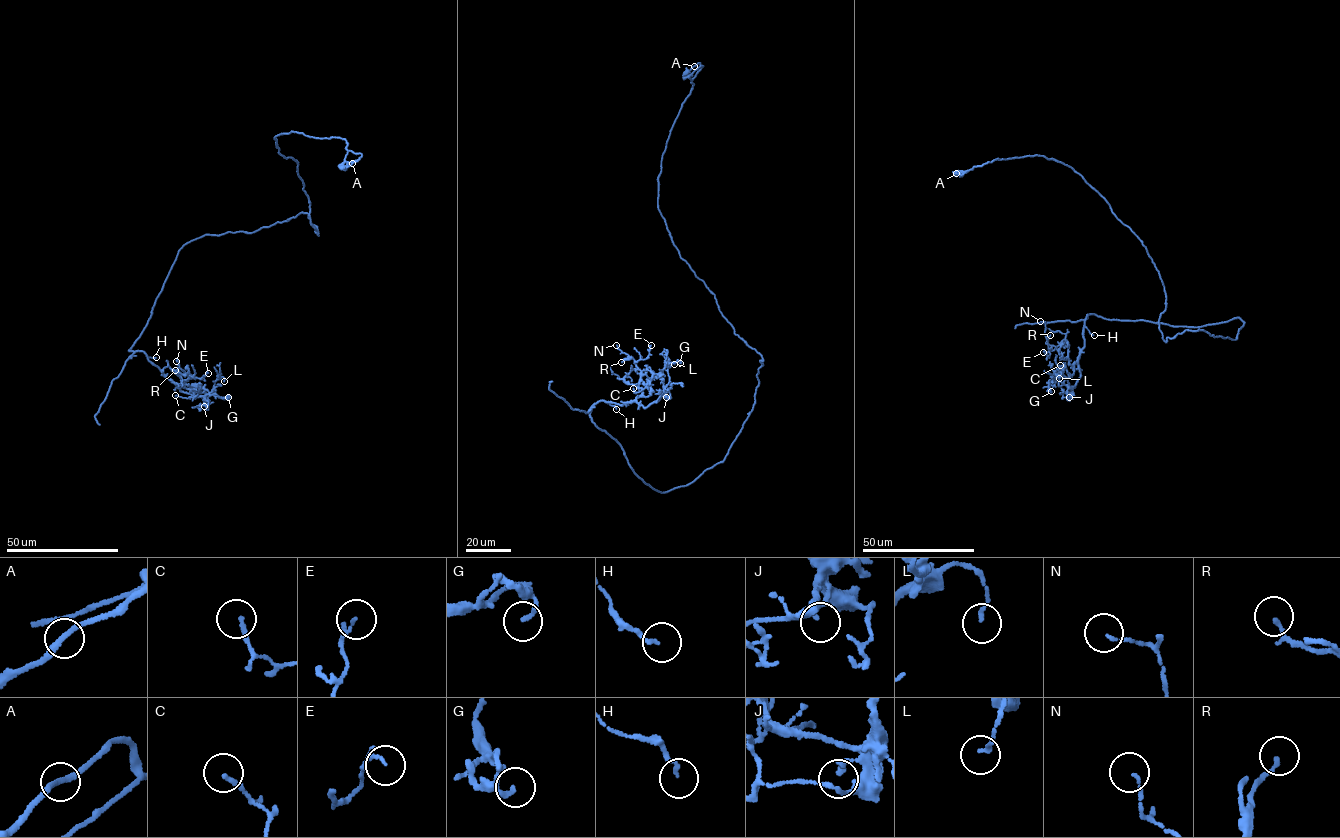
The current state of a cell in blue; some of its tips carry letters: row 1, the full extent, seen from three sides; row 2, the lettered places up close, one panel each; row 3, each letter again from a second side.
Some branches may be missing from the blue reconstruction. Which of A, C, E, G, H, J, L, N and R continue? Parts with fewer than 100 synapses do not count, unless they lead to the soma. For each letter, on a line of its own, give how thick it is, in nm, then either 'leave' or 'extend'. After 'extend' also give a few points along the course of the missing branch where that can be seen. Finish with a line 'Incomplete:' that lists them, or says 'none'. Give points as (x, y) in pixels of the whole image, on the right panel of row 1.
A: 200 nm thick; leave
C: 160 nm thick; leave
E: 120 nm thick; leave
G: 160 nm thick; leave
H: 130 nm thick; leave
J: 160 nm thick; leave
L: 140 nm thick; leave
N: 90 nm thick; leave
R: 170 nm thick; leave
Incomplete: none

